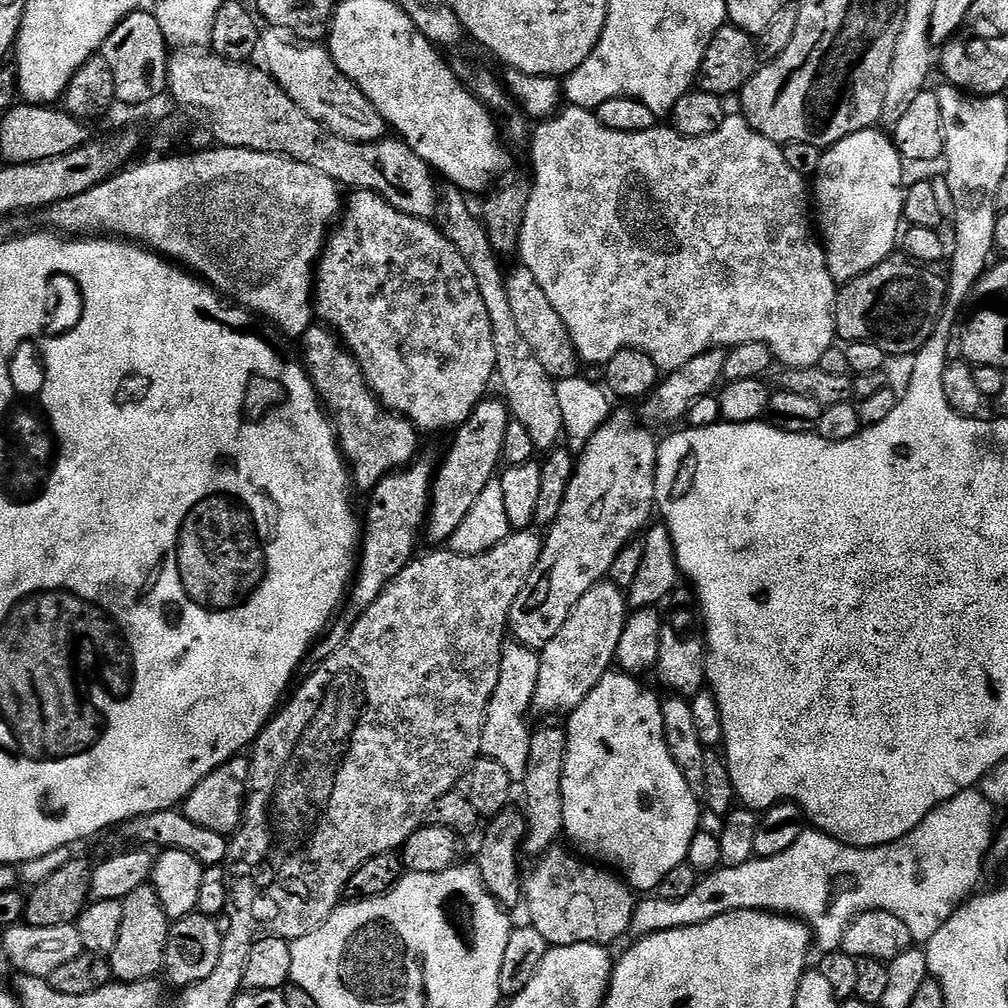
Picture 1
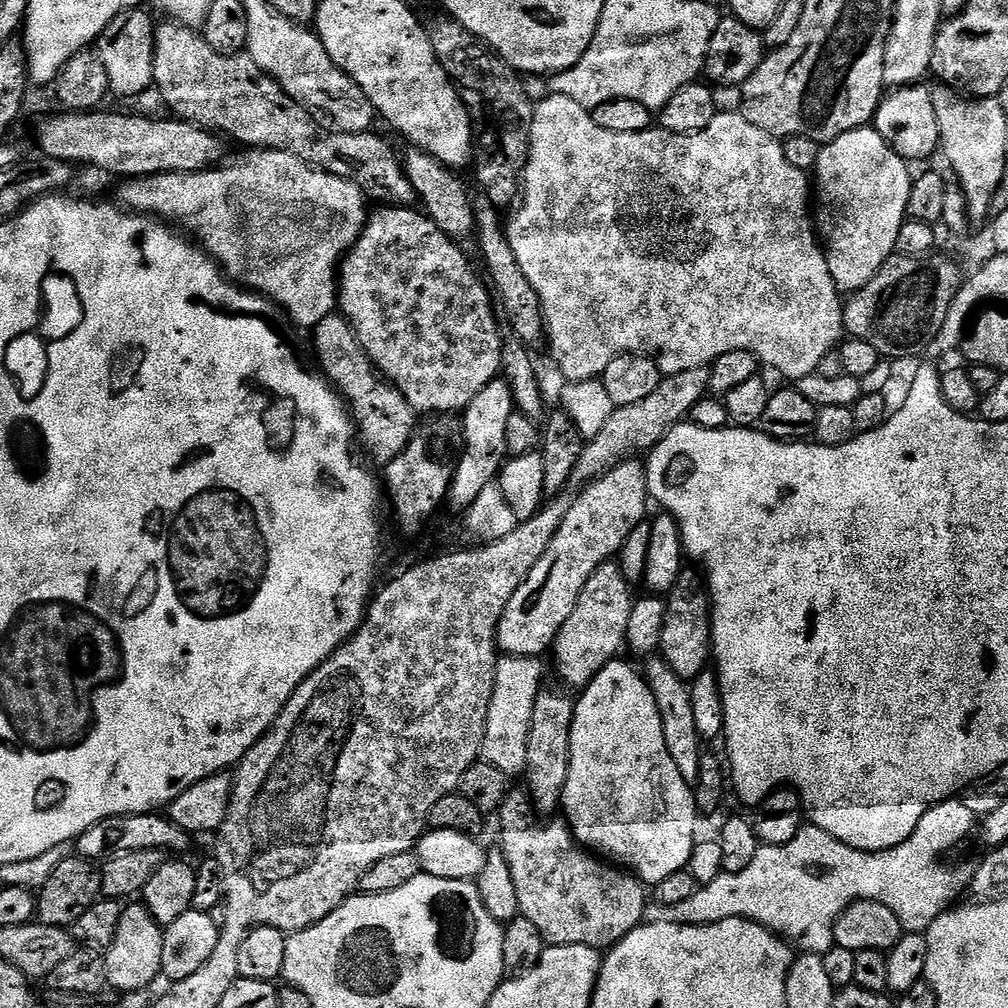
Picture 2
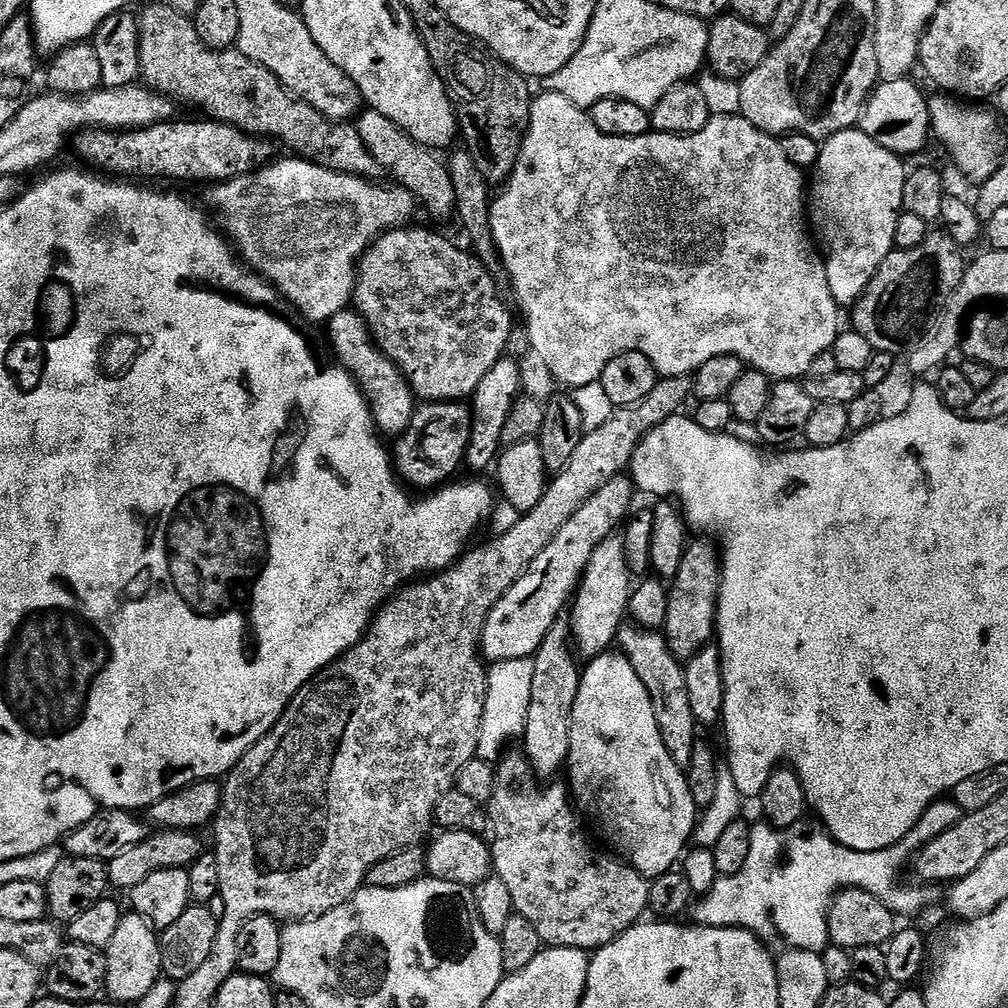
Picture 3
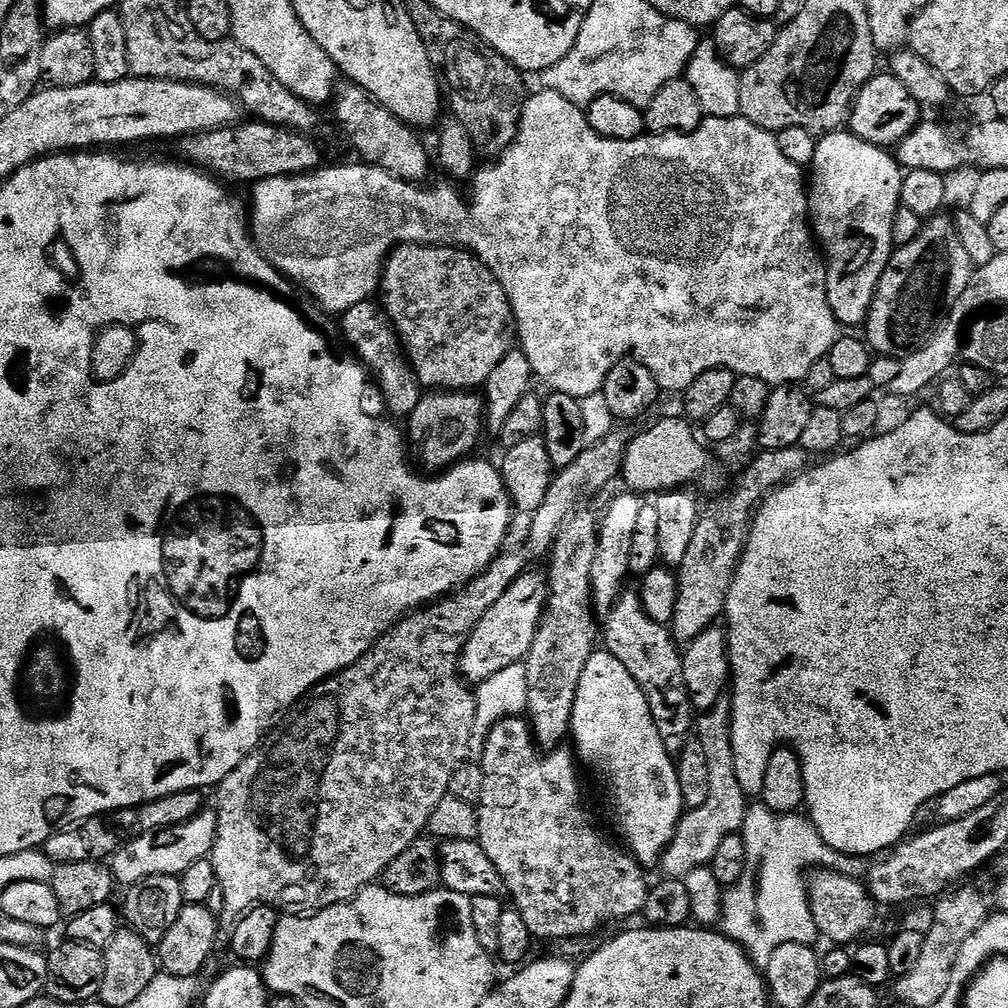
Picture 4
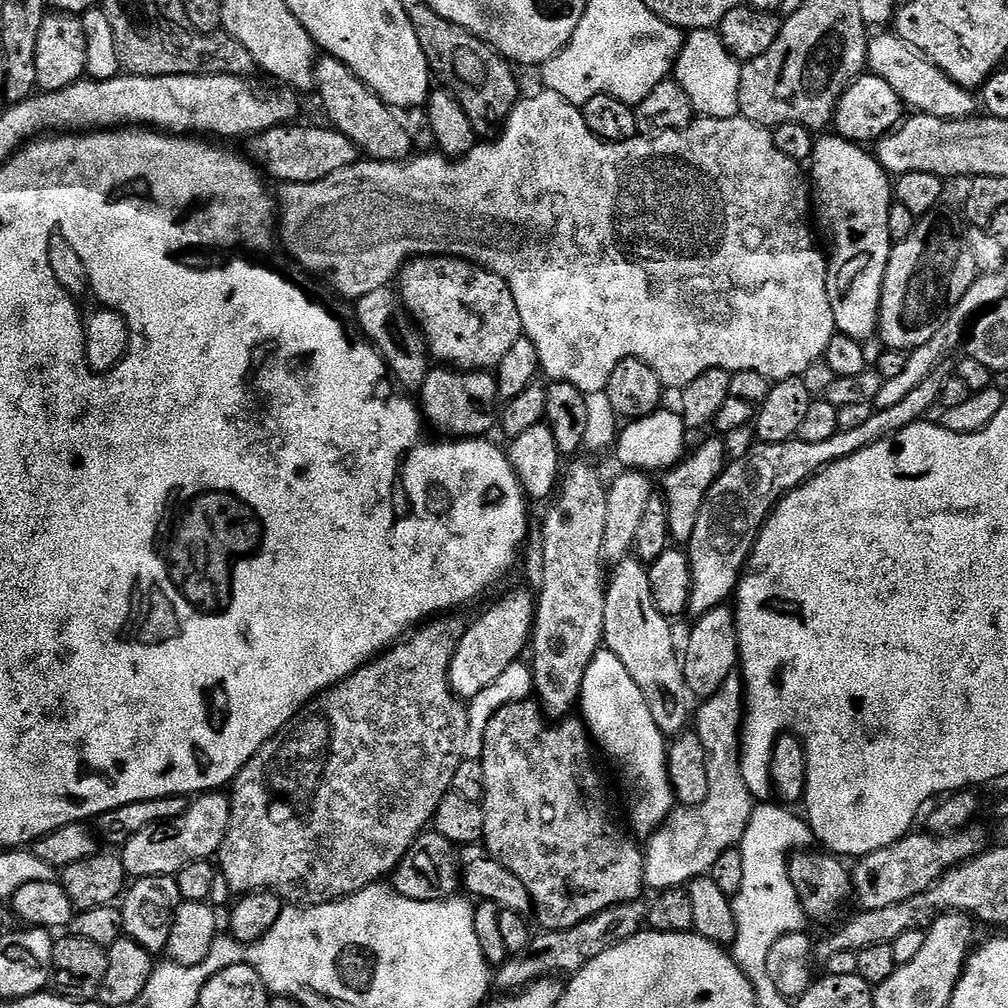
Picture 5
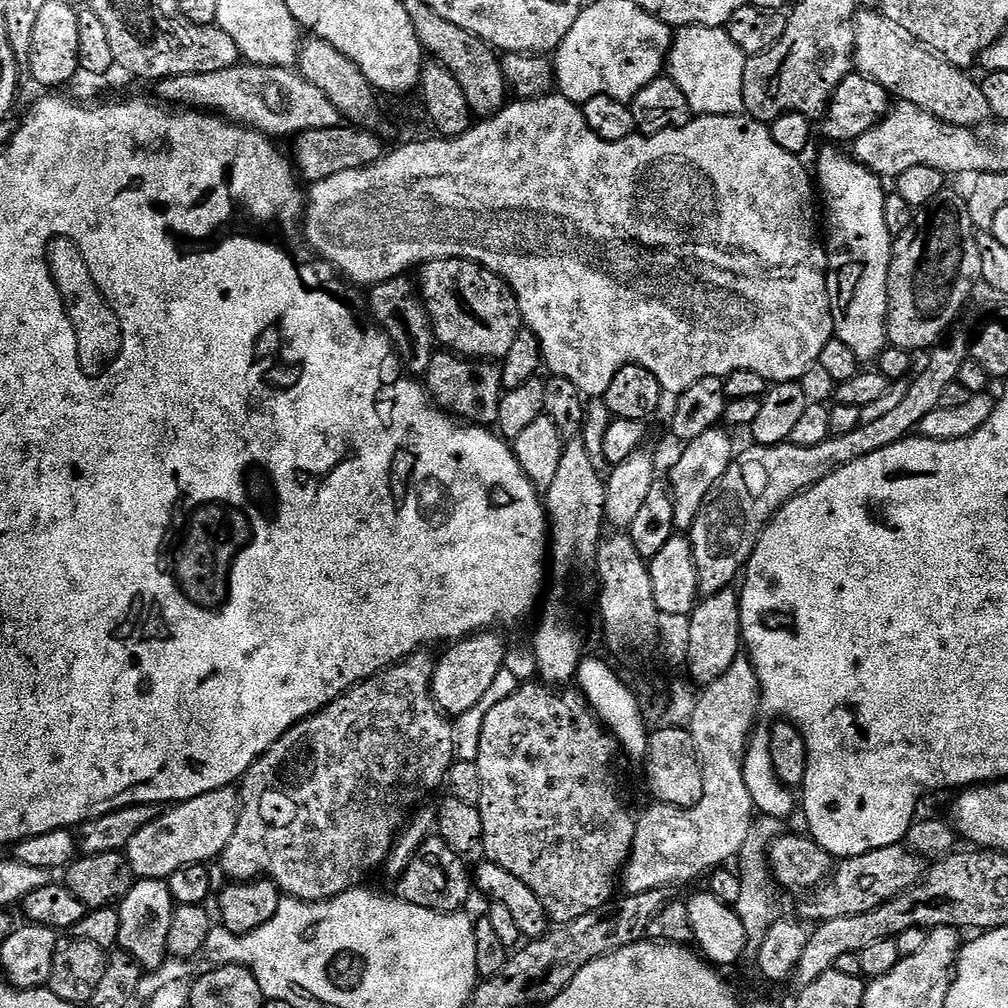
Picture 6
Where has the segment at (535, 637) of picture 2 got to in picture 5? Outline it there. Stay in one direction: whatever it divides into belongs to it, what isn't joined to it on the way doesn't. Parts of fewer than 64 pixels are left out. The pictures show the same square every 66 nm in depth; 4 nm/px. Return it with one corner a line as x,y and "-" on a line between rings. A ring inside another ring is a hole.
512,592
493,608
486,609
473,624
469,623
465,627
448,671
448,684
461,701
470,702
482,694
486,686
502,678
506,666
517,663
523,657
520,656
523,652
525,655
530,644
532,621
535,619
536,602
533,593

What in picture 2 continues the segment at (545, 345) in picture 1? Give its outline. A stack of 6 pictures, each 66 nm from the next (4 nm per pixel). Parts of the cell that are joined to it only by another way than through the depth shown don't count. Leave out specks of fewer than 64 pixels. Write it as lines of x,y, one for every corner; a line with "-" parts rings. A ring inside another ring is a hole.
483,192
477,193
473,197
472,213
475,216
476,243
478,242
486,268
494,280
492,284
495,293
498,295
499,301
500,298
502,300
502,306
500,305
501,311
503,312
504,310
506,312
510,326
517,335
515,337
521,343
533,346
532,344
536,343
539,339
541,341
544,336
543,313
540,311
540,299
538,299
537,292
530,286
530,282
527,281
525,274
523,274
521,268
517,265
517,258
514,257
514,252
509,246
501,213
499,209
493,206
488,196

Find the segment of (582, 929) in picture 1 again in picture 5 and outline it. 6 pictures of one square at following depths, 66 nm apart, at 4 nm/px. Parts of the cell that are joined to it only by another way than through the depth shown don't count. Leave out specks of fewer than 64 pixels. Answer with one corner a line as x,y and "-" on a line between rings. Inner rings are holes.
529,698
522,702
514,702
510,706
502,706
494,718
490,718
490,726
486,726
484,735
484,754
480,757
480,765
484,767
484,798
482,807
486,826
484,827
483,845
487,848
489,854
502,862
522,886
532,899
534,917
541,925
539,926
545,932
564,932
567,928
578,926
578,922
586,922
594,918
594,914
602,914
610,906
619,904
630,904
641,899
640,891
645,891
644,882
644,854
641,845
636,845
637,841
633,839
627,831
623,832
618,825
612,824
612,816
608,813
608,808
604,805
604,788
600,785
600,776
596,773
596,764
592,761
592,748
594,752
594,741
583,721
583,719
565,718
559,722
550,722
548,717
540,711
539,703
535,699

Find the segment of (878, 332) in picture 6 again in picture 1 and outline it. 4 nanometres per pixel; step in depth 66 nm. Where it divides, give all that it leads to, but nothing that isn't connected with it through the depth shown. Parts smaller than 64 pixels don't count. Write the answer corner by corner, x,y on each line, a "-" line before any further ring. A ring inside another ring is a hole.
865,130
842,138
824,152
822,166
814,177
814,220
828,269
840,286
874,270
898,248
904,220
906,164
895,143
884,136
880,130

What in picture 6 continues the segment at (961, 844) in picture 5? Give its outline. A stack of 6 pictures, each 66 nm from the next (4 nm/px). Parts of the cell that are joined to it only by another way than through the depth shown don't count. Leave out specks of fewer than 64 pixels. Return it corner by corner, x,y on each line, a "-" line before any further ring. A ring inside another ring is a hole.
903,843
895,844
882,850
867,852
861,856
849,856
841,859
835,865
830,879
823,886
815,889
800,904
799,919
804,922
816,920
823,922
842,918
843,916
857,916
866,914
896,896
915,888
924,879
926,861
924,857
916,855
911,848

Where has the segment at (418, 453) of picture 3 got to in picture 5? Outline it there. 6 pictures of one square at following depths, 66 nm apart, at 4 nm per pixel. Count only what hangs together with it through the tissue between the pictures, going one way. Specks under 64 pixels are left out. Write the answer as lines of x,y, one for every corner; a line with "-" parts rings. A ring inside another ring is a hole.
436,366
429,371
418,393
418,407
427,427
431,431
433,428
436,432
449,432
452,438
487,437
488,431
498,424
499,400
496,377
488,370
445,370

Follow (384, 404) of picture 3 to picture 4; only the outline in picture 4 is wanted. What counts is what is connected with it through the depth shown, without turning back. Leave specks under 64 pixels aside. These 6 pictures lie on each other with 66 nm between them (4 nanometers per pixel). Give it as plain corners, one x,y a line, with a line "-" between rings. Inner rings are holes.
372,298
358,302
358,306
350,306
350,310
342,313
338,320
338,328
346,344
353,348
349,349
356,359
364,365
375,387
376,384
380,387
389,410
393,412
391,415
400,416
396,418
407,418
414,410
414,406
418,406
422,395
422,385
420,379
414,374
408,357
404,355
400,338
392,325
388,323
383,307

